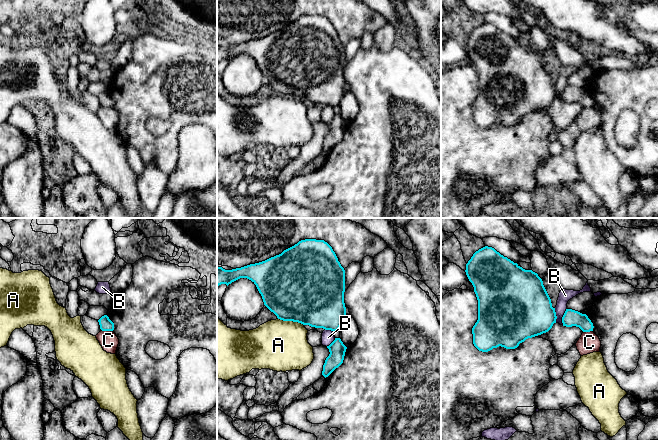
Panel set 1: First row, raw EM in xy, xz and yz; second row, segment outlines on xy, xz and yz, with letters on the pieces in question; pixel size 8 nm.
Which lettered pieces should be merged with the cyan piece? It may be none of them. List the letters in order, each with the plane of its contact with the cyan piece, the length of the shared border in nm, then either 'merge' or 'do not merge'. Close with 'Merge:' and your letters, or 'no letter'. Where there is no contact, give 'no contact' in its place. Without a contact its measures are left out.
A: contact in xz; length 220 nm; do not merge
B: contact in yz; length 140 nm; do not merge
C: contact in xy; length 100 nm; do not merge
Merge: no letter

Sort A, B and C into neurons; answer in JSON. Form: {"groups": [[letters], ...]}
{"groups": [["A"], ["B"], ["C"]]}

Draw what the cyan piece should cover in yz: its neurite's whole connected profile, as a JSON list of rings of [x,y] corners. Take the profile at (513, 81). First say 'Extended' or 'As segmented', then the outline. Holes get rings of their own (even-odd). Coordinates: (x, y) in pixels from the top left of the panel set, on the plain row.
As segmented. [[[485,22],[476,27],[465,48],[478,76],[478,96],[472,110],[479,127],[488,128],[499,122],[515,125],[526,115],[548,108],[556,99],[555,84],[538,50],[523,45],[494,24]]]

